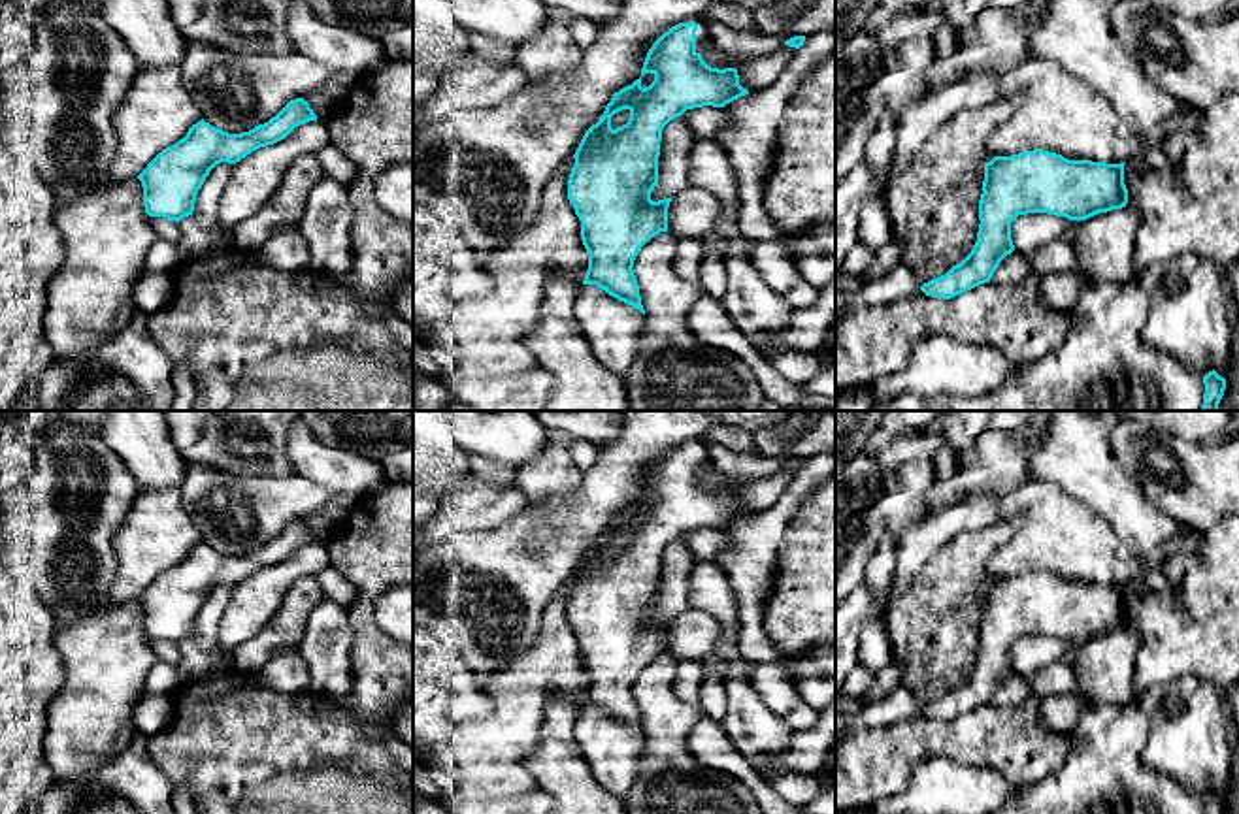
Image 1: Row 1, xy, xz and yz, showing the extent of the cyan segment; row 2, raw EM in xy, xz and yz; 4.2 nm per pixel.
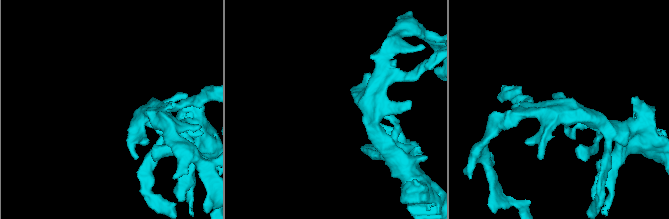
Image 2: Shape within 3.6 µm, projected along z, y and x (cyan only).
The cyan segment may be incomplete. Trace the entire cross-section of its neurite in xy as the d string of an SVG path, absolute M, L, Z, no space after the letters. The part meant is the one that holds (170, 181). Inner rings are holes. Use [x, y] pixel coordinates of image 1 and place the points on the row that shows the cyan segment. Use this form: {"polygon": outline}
{"polygon": "M304 98L290 100L268 122L241 134L228 134L204 119L198 121L183 139L158 153L138 175L145 213L179 222L192 215L196 194L217 164L236 164L309 121L317 121L317 115Z"}

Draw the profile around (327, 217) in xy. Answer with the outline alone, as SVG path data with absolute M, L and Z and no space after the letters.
M322 177L309 192L300 219L300 230L311 252L309 269L321 277L345 279L353 275L351 222L349 187Z

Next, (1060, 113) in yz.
M1028 55L1007 70L998 98L1013 96L1020 104L988 141L994 156L1043 149L1067 160L1120 164L1141 147L1139 139L1120 136L1107 98L1058 62Z

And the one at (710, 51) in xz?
M711 40L705 41L705 45L700 49L700 55L711 68L734 68Z

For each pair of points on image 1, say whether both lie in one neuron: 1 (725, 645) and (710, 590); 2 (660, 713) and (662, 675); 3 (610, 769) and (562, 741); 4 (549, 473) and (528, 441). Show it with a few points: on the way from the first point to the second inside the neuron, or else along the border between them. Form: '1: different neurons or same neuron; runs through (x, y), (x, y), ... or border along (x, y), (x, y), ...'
1: same neuron; runs through (726, 632), (726, 615), (721, 603)
2: same neuron; runs through (660, 703), (660, 684)
3: different neurons; border along (579, 709), (578, 745), (593, 777), (606, 790)
4: different neurons; border along (549, 432), (544, 445), (517, 468)

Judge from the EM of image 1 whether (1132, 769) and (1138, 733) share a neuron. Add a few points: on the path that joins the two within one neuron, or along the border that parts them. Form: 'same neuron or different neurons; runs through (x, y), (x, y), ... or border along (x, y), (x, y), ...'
same neuron; runs through (1132, 760), (1132, 743)

